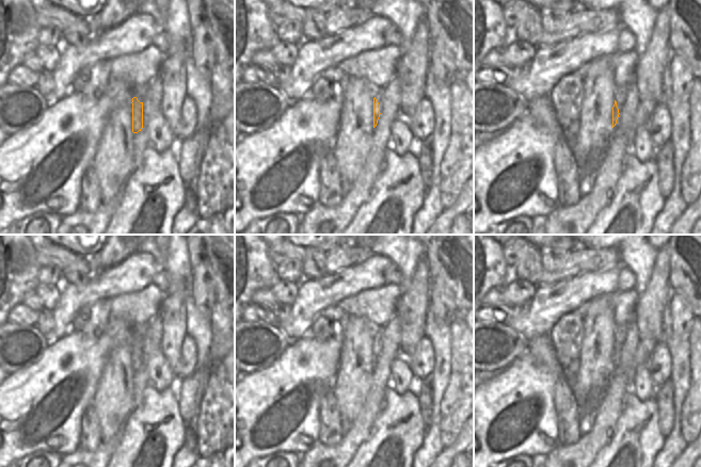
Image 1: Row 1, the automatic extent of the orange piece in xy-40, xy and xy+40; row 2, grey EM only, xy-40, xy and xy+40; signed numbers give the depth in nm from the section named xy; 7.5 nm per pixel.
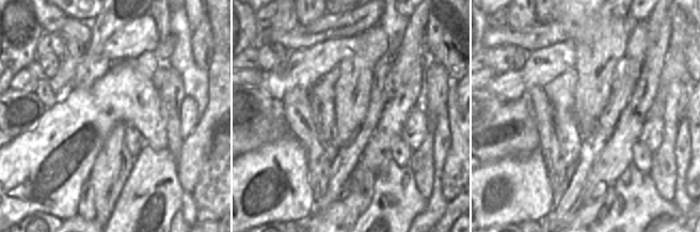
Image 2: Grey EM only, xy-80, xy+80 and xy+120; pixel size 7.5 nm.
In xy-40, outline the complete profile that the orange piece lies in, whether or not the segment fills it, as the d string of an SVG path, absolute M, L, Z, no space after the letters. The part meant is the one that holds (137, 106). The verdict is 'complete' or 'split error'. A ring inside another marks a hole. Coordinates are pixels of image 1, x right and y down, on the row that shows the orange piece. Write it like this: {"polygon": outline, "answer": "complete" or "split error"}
{"polygon": "M138 93L132 98L132 132L138 133L143 128L143 94Z", "answer": "split error"}

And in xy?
{"polygon": "M382 88L376 91L376 97L373 98L373 128L378 124L378 119L382 112Z", "answer": "split error"}

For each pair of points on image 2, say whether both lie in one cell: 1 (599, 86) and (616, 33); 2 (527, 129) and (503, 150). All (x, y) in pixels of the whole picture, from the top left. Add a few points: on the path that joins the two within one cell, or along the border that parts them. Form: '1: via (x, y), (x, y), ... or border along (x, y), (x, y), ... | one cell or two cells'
1: via (601, 73), (605, 67), (605, 46) | one cell
2: via (521, 133), (509, 143) | one cell

